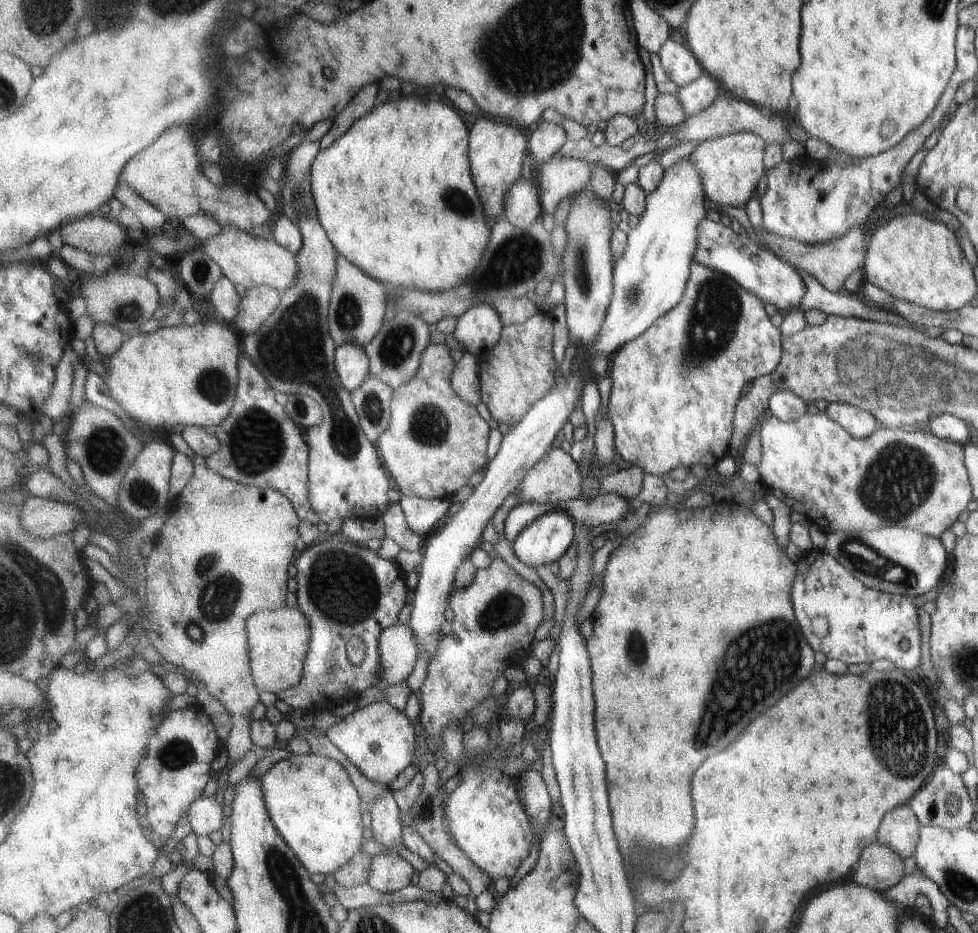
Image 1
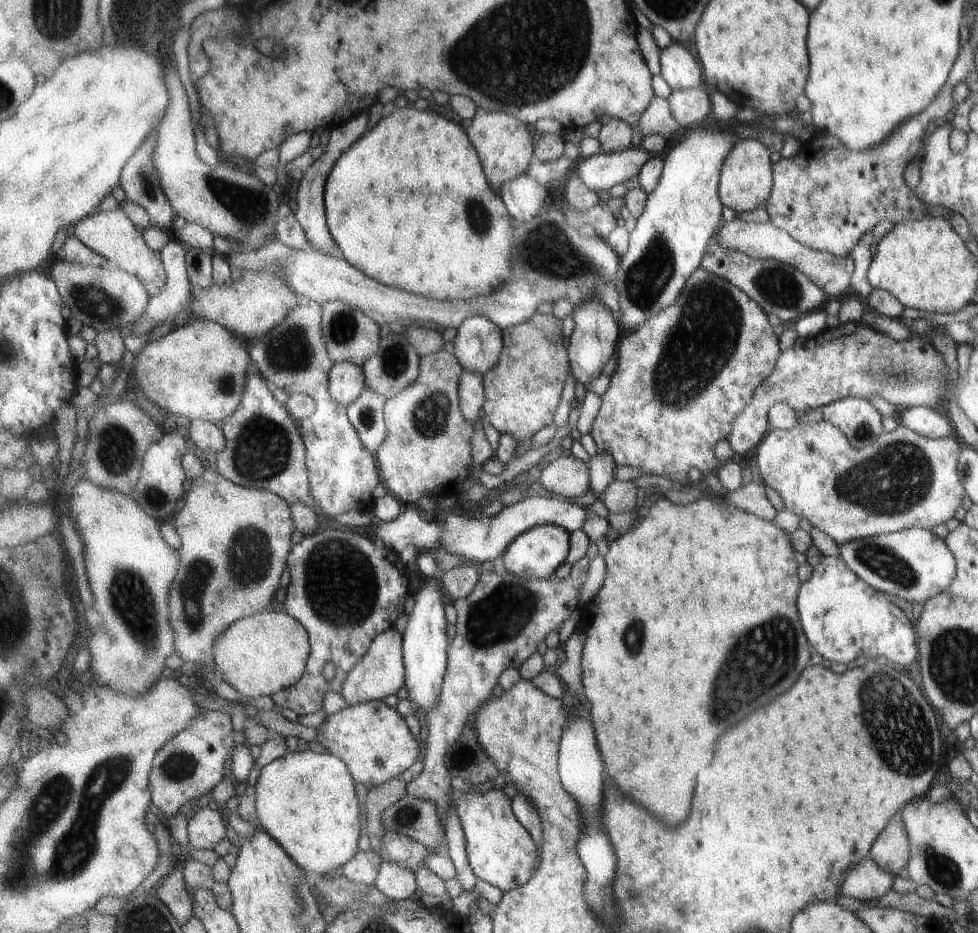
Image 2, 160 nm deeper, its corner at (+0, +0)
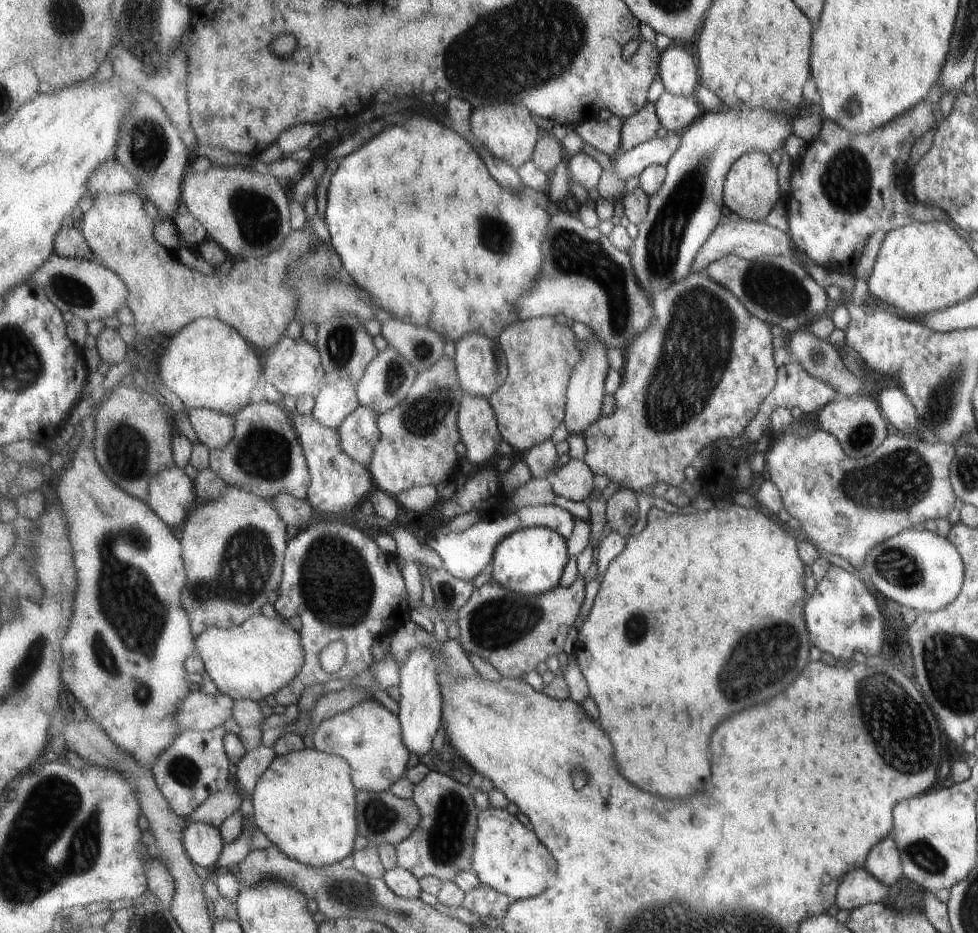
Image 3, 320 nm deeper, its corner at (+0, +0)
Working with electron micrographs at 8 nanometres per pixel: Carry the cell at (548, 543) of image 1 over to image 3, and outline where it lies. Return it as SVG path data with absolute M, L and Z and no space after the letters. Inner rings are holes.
M527 527L512 532L498 542L491 564L492 580L523 596L535 596L555 590L569 560L567 541L549 527Z

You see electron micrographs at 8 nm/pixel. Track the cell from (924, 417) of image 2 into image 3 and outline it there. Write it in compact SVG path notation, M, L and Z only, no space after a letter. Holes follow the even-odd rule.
M898 386L883 388L877 394L875 402L885 422L894 426L899 433L914 434L917 430L915 407Z

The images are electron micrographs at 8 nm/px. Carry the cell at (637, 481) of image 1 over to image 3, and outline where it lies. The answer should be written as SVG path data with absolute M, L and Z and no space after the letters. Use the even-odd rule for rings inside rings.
M619 489L610 495L606 508L606 519L614 532L629 538L631 528L639 520L638 493L631 489Z

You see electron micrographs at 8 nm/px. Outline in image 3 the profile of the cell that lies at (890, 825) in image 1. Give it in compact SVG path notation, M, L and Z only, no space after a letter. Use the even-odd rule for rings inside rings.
M891 836L869 849L862 868L886 887L895 885L903 878L900 858Z

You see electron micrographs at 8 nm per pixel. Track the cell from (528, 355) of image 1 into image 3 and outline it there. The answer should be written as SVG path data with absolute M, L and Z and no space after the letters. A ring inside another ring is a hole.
M533 317L521 321L504 331L499 342L508 362L508 381L488 399L499 420L502 437L513 448L514 455L521 455L527 453L533 446L549 440L557 426L563 424L566 417L568 386L576 365L582 359L582 352L575 332L551 317Z

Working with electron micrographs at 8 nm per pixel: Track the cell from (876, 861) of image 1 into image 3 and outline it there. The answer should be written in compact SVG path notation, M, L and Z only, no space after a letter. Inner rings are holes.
M853 869L842 876L836 888L835 906L848 910L883 902L888 887L875 880L865 869Z

